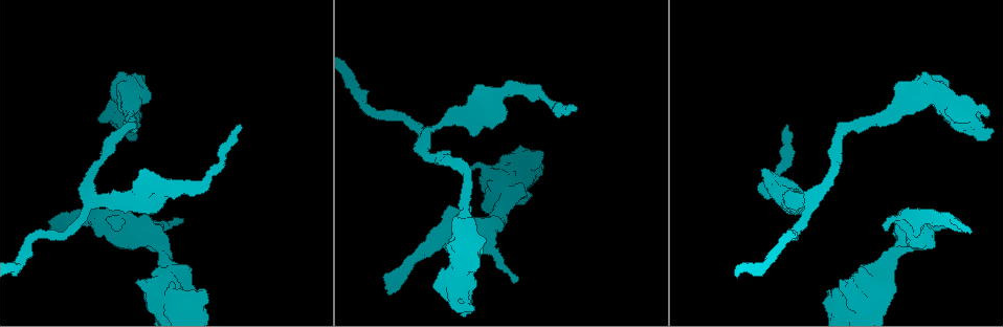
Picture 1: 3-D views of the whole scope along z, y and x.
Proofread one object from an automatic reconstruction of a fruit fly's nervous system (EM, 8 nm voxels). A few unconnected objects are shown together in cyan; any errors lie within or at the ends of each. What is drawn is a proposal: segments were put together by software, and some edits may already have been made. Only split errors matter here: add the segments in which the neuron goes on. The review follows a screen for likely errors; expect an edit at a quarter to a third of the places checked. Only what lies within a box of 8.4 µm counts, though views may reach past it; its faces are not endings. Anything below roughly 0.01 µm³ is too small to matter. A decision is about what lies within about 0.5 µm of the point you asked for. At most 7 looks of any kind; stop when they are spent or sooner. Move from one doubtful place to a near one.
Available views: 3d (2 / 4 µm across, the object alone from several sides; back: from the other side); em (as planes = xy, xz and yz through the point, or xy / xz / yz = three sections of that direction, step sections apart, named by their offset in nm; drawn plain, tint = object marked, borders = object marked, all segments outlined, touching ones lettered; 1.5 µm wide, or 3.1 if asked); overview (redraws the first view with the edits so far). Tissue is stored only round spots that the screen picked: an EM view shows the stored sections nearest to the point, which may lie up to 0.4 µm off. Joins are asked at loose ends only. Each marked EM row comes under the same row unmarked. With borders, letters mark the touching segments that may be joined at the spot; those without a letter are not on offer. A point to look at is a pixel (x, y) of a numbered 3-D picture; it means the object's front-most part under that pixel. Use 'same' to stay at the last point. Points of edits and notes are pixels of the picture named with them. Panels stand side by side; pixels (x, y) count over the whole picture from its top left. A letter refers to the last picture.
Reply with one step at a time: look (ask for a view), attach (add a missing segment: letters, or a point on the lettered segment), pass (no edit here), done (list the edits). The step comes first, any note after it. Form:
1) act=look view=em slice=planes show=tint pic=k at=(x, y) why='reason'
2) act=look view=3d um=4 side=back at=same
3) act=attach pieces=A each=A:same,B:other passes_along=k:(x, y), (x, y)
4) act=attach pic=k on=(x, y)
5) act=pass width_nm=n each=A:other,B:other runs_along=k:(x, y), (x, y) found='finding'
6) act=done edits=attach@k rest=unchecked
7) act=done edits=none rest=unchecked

act=look view=3d um=4 pic=1 at=(119, 226) why='free end'

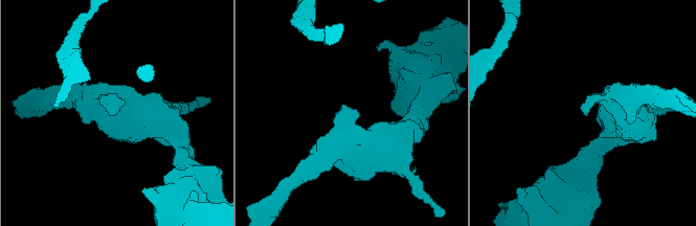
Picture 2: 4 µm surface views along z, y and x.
act=look view=em slice=yz step=8 show=borders pic=2 at=(585, 109)

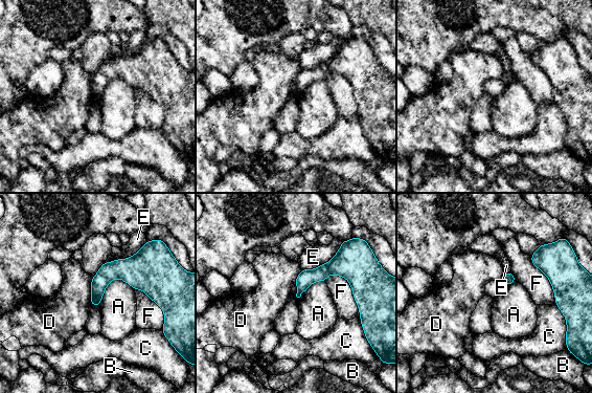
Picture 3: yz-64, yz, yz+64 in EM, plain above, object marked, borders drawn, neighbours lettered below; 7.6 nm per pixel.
act=look view=em slice=xy step=8 show=borders at=same

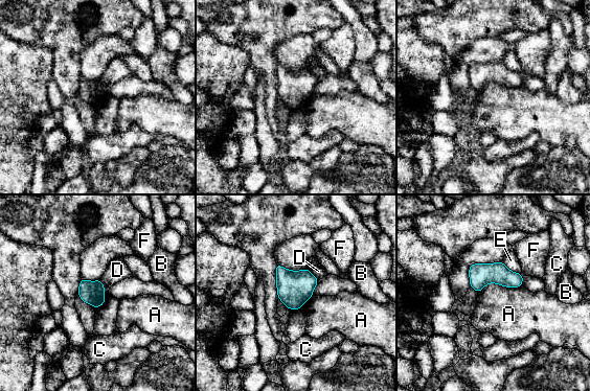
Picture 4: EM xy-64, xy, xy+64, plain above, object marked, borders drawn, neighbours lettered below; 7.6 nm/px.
act=pass longest_contact=A:340nm each=A:other,B:other,C:other,D:other,E:other,F:other border=4:(99, 279), (106, 298) found='none of them fits'

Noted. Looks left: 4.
act=look view=3d um=4 pic=1 at=(844, 279) why='branch stops here'

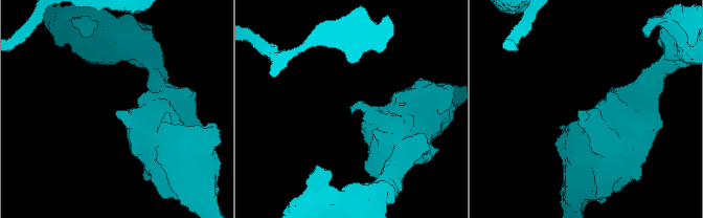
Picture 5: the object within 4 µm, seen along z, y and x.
act=look view=em slice=planes show=borders pic=5 at=(583, 112)

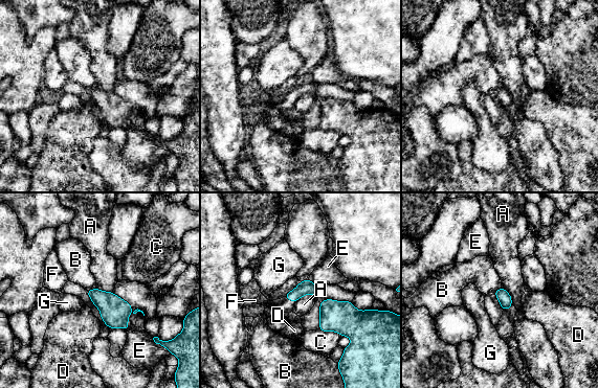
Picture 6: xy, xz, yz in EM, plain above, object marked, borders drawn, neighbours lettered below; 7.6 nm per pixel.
act=attach pic=6 on=(283, 304) each=A:other,B:other,C:other,D:other,E:other,F:same,G:other passes_along=6:(307, 287), (289, 299), (283, 304) found='it goes on there'

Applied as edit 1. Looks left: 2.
act=look view=em slice=yz step=4 show=tint pic=1 at=(572, 108) why='long arm stops here'

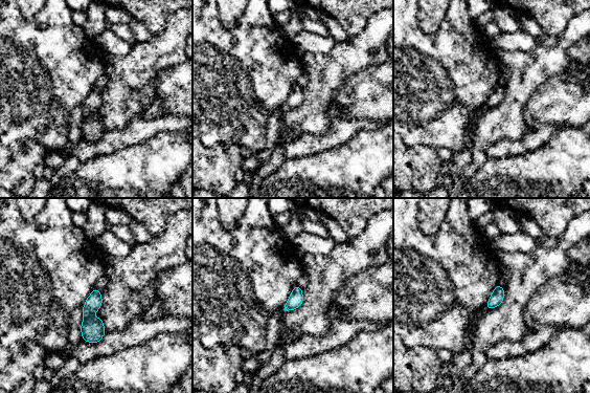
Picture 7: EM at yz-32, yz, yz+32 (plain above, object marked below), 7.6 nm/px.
act=look view=em slice=planes show=borders at=same

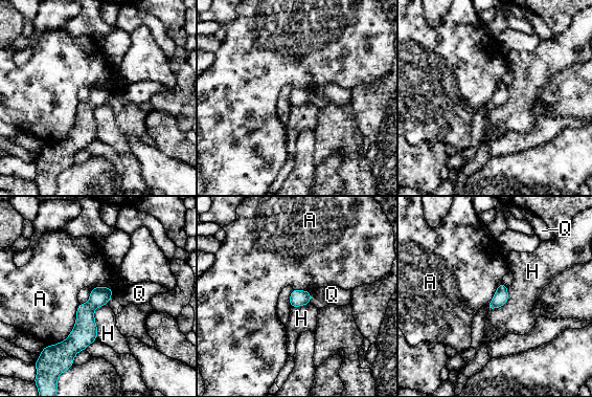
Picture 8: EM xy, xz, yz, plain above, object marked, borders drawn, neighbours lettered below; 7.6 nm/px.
act=pass width_nm=120 longest_contact=A:420nm each=A:other,H:other,Q:other found='no lettered segment goes on from it'

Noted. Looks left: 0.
act=done edits=attach@6 rest=unchecked

